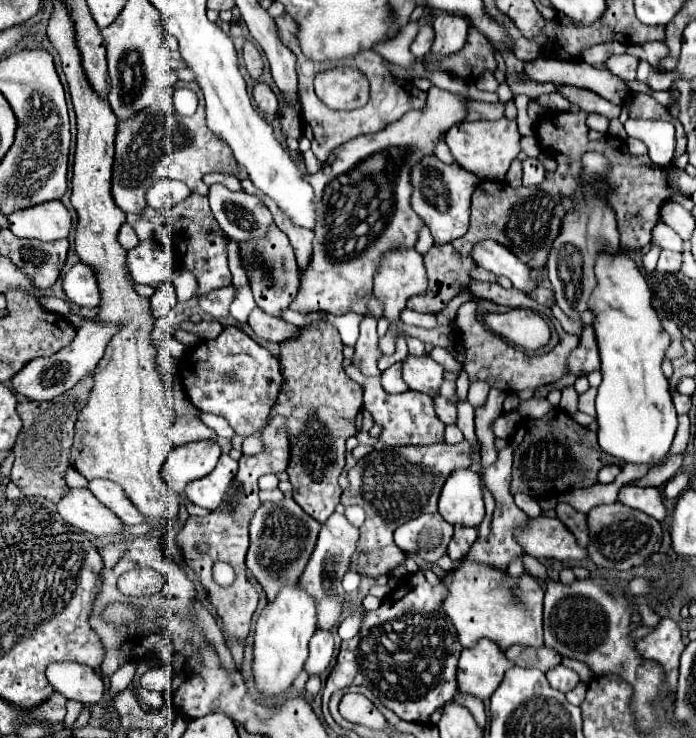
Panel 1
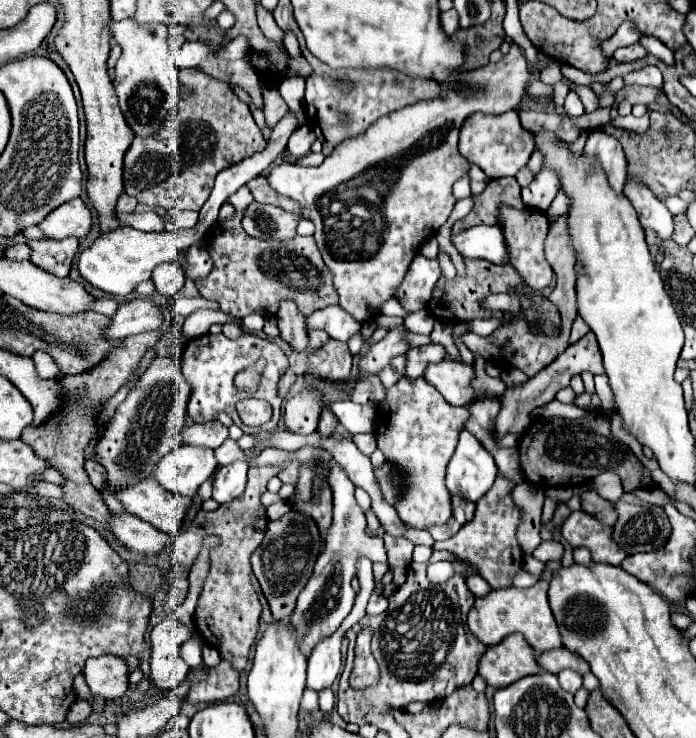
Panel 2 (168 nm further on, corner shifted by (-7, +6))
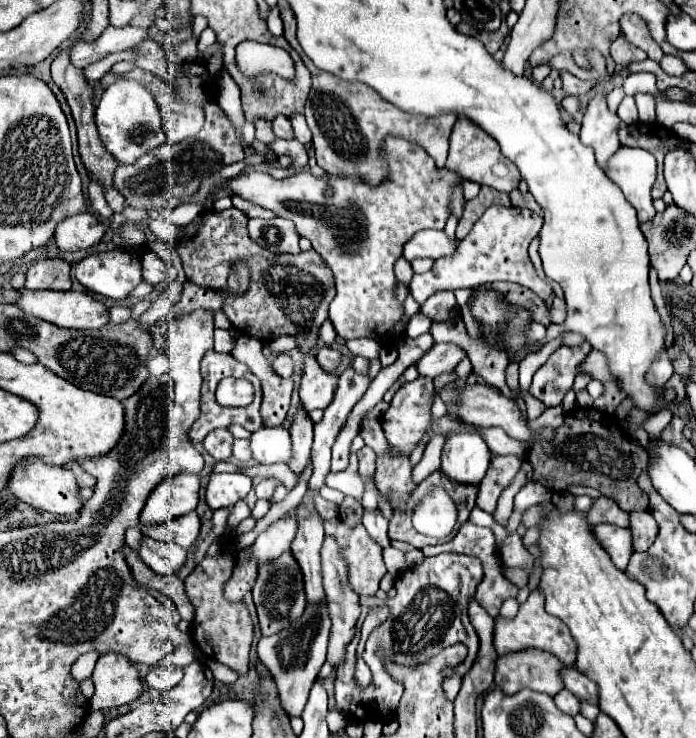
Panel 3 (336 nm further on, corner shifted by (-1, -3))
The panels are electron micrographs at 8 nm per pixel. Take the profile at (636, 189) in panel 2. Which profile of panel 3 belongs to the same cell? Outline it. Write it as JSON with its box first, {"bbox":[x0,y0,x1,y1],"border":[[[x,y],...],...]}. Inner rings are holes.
{"bbox":[606,147,656,221],"border":[[[620,147],[608,163],[606,175],[622,189],[624,197],[638,211],[638,221],[652,221],[656,211],[652,205],[650,189],[656,179],[654,155],[644,149]]]}

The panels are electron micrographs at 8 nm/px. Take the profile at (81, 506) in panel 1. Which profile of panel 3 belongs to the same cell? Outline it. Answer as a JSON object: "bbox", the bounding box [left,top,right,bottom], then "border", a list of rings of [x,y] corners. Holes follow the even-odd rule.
{"bbox":[138,537,186,575],"border":[[[150,537],[140,539],[138,555],[154,573],[160,575],[176,575],[186,561],[186,549],[174,543],[154,541]]]}

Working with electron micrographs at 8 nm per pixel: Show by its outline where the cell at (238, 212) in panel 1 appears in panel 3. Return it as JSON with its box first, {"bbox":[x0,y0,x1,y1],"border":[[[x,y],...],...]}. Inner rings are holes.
{"bbox":[248,217,298,253],"border":[[[274,217],[274,219],[250,219],[248,235],[260,247],[270,249],[272,253],[298,253],[298,231],[292,221]]]}

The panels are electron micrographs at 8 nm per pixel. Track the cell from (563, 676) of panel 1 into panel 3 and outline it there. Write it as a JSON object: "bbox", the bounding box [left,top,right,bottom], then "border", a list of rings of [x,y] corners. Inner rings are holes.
{"bbox":[554,689,580,715],"border":[[[562,689],[560,693],[556,693],[554,695],[554,703],[566,715],[576,715],[580,711],[580,701],[568,689]]]}

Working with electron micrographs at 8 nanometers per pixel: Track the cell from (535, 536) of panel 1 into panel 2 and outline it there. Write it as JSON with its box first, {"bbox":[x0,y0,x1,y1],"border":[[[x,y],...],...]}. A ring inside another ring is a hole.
{"bbox":[562,510,628,566],"border":[[[584,510],[572,512],[566,518],[562,526],[562,536],[572,548],[586,546],[596,562],[618,566],[628,556],[624,548],[620,548],[612,540],[612,526],[604,526],[600,520]]]}

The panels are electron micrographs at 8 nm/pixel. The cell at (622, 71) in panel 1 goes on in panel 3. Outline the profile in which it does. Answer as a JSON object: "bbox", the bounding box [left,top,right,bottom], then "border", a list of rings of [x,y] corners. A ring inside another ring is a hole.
{"bbox":[610,35,646,67],"border":[[[622,35],[612,43],[610,55],[618,67],[626,67],[632,61],[644,61],[646,59],[646,53],[642,49],[634,47],[632,43],[628,43]]]}

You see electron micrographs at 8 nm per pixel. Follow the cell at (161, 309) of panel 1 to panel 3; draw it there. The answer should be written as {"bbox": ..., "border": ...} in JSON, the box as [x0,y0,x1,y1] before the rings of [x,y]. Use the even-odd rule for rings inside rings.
{"bbox":[141,249,168,283],"border":[[[146,249],[142,253],[141,263],[142,276],[145,281],[149,283],[160,283],[165,279],[168,265],[152,249]]]}

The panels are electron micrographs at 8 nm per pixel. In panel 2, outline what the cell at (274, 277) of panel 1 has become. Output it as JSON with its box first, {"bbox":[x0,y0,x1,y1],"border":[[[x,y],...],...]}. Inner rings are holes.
{"bbox":[278,300,308,352],"border":[[[284,300],[284,304],[280,304],[280,312],[278,312],[278,328],[280,328],[280,338],[284,342],[288,342],[296,352],[302,352],[308,346],[308,334],[306,334],[306,324],[304,324],[304,316],[298,314],[296,304],[292,304],[292,300]]]}

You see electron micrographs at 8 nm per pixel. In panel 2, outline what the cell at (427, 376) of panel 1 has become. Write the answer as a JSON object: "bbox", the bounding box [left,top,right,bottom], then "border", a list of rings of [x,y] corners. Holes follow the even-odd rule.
{"bbox":[424,360,496,406],"border":[[[442,360],[440,364],[430,364],[426,368],[424,378],[428,382],[432,382],[432,386],[436,386],[440,390],[444,400],[454,406],[468,406],[476,400],[496,398],[496,396],[488,396],[484,392],[472,390],[474,366],[468,366],[468,364]]]}

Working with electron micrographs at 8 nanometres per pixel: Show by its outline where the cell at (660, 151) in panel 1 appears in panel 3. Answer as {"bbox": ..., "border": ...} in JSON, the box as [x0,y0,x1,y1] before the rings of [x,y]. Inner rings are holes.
{"bbox":[618,97,638,125],"border":[[[624,97],[624,101],[618,107],[618,117],[630,125],[630,123],[638,123],[638,111],[636,111],[636,103],[634,97]]]}

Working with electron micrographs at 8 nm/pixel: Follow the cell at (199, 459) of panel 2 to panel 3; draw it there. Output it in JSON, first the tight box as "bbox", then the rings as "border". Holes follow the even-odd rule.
{"bbox":[140,473,200,525],"border":[[[180,473],[178,477],[168,477],[152,489],[142,513],[140,525],[168,523],[188,511],[194,511],[198,505],[200,477],[190,473]]]}

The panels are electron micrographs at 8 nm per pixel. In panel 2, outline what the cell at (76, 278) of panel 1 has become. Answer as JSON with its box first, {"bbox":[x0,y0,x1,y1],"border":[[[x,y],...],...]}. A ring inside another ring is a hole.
{"bbox":[78,226,200,298],"border":[[[120,226],[112,232],[102,234],[90,248],[86,248],[80,254],[78,270],[94,288],[126,298],[128,294],[134,292],[138,282],[150,278],[152,270],[158,264],[176,260],[182,248],[188,248],[196,242],[200,242],[200,234],[192,230],[180,230],[176,234],[170,234],[166,230],[164,232],[142,232],[130,226]]]}

